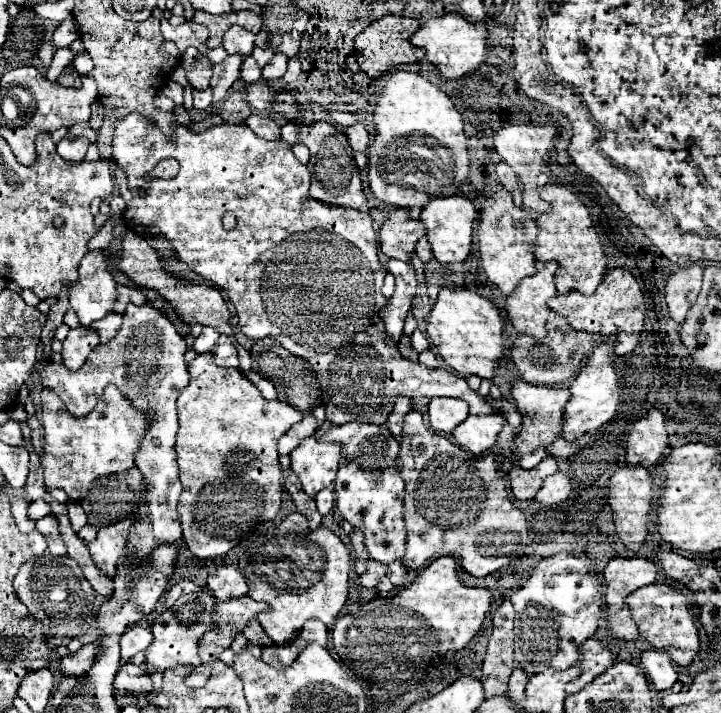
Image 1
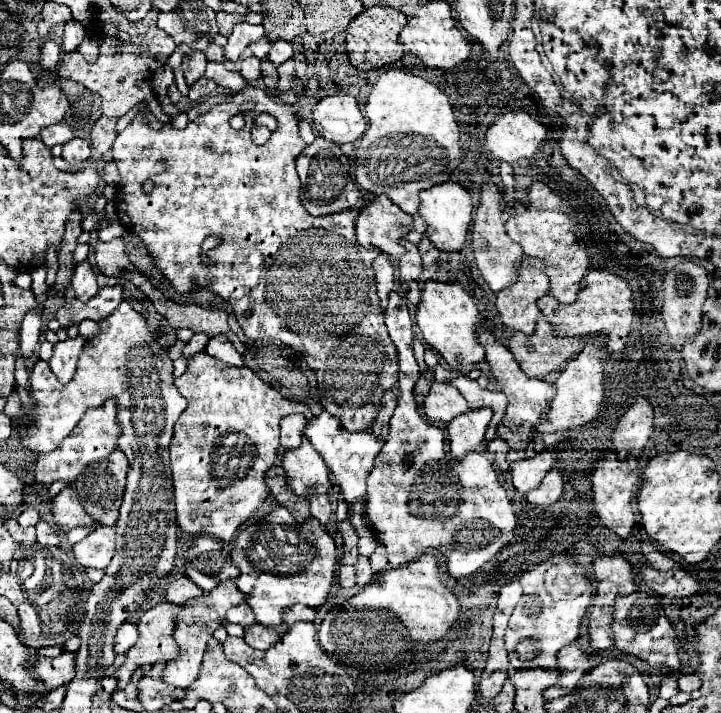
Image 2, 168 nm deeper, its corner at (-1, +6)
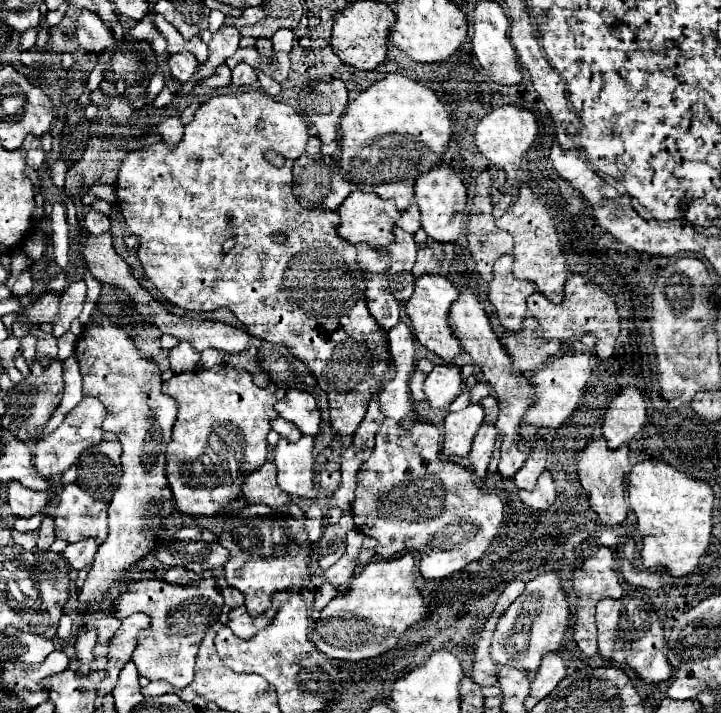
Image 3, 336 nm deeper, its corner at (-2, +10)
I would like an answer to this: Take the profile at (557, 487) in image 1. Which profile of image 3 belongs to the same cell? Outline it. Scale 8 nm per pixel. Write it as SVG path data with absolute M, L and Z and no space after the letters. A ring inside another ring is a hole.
M544 472L538 478L534 490L520 490L519 497L525 505L533 510L544 511L550 508L556 500L556 489L550 472Z

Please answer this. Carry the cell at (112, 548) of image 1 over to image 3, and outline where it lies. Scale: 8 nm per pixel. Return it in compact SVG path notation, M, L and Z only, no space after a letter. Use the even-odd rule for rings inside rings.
M92 538L88 540L80 540L74 544L68 544L62 550L62 556L66 558L66 562L70 564L72 570L82 570L86 566L90 566L90 562L94 560L94 554L98 552L96 542L92 542Z

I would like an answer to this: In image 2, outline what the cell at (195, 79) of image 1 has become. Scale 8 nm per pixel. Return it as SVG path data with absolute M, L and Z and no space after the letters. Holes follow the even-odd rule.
M193 50L193 52L189 52L189 54L183 58L181 68L183 68L183 72L185 72L185 80L187 80L189 86L191 86L193 82L197 82L197 80L205 74L205 66L207 66L207 56L205 56L203 52Z

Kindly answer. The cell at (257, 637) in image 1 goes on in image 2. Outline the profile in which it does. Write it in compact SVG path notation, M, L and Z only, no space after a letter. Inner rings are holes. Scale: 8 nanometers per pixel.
M245 602L239 604L239 606L235 606L235 610L227 612L227 622L241 624L241 626L253 626L253 624L257 624L255 618L253 618L253 610Z

